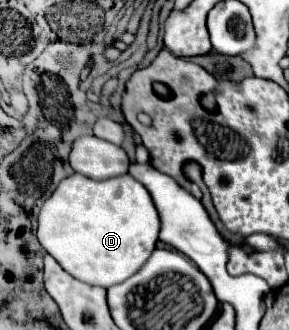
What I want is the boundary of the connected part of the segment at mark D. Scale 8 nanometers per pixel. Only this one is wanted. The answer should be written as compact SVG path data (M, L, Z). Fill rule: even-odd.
M71 174L43 202L37 222L37 240L47 254L73 278L103 288L133 276L151 256L159 234L155 204L145 186L129 174L99 182Z

